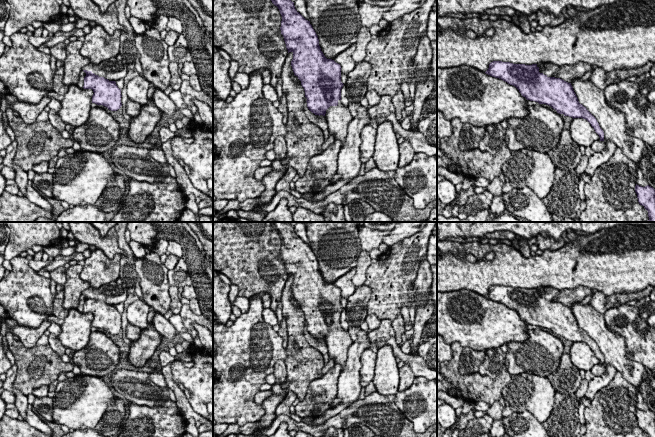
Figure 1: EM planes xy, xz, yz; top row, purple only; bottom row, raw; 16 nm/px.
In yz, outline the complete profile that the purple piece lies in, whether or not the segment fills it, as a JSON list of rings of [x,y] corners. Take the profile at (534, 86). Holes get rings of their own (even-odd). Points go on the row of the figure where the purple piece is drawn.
[[[493,61],[489,64],[489,68],[485,73],[515,86],[521,95],[527,100],[535,101],[539,104],[549,105],[555,109],[557,113],[572,117],[573,119],[586,119],[594,128],[595,132],[599,135],[600,141],[604,141],[603,130],[600,128],[596,118],[586,109],[586,107],[579,103],[571,83],[555,77],[555,73],[559,69],[560,66],[553,63],[525,65]]]

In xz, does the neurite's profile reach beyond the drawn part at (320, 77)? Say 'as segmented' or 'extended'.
extended

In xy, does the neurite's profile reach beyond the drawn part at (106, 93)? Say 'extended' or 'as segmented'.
extended

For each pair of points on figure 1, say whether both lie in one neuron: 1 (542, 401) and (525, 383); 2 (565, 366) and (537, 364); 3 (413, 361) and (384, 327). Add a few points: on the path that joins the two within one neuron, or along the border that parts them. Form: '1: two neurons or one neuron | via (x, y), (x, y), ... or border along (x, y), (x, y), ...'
1: one neuron | via (538, 397), (528, 387)
2: two neurons | border along (562, 353), (559, 359), (559, 366), (552, 373)
3: one neuron | via (403, 357), (387, 337)

